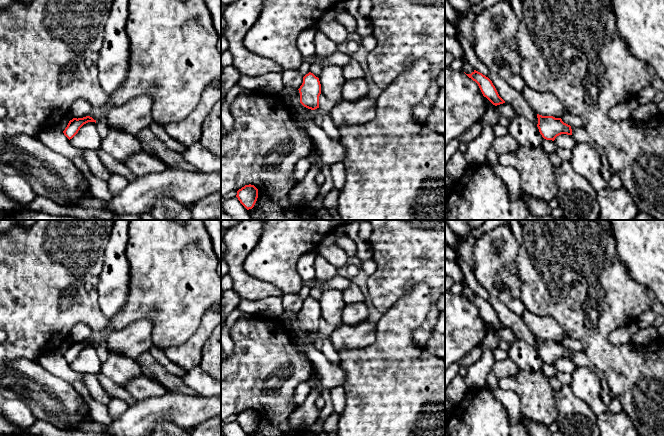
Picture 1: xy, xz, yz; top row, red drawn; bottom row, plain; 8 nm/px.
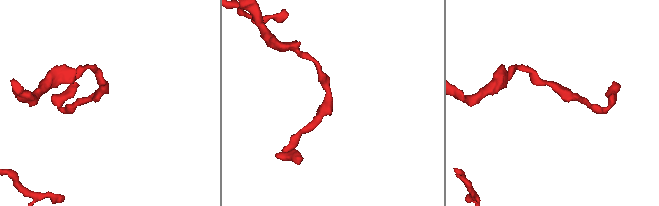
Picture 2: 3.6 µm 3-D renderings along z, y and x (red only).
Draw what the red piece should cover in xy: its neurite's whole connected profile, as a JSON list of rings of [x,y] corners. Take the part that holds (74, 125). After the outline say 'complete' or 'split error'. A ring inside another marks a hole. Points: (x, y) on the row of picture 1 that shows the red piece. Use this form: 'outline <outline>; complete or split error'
outline [[[86,116],[86,117],[78,118],[78,119],[73,118],[72,120],[69,121],[69,123],[68,123],[67,127],[65,128],[65,130],[63,131],[63,133],[70,140],[78,133],[80,128],[88,122],[96,123],[96,120],[94,120],[90,116]]]; complete

